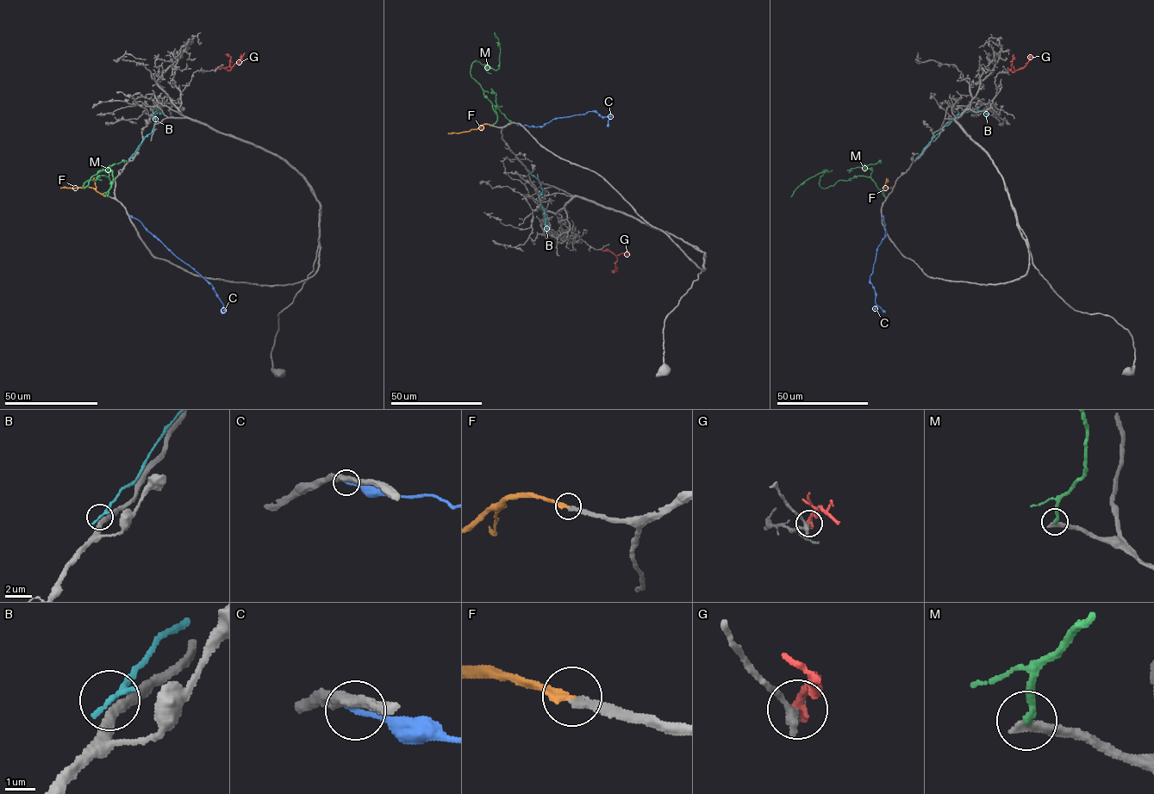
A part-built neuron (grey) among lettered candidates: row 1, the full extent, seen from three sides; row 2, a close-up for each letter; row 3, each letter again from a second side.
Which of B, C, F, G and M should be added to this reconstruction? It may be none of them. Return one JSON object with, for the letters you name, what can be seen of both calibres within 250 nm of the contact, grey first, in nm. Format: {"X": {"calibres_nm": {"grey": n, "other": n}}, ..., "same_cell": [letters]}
{"F": {"calibres_nm": {"grey": 280, "other": 340}}, "same_cell": ["F"]}

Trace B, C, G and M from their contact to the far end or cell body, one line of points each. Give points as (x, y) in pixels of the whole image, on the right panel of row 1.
B: (916, 158), (958, 114), (978, 110), (988, 114)
C: (882, 214), (885, 237), (877, 247), (870, 282), (875, 292), (876, 304), (885, 313)
G: (1007, 71), (1022, 68), (1029, 59), (1028, 55)
M: (884, 195), (866, 176), (823, 188), (819, 181), (826, 170), (806, 180), (791, 197)

